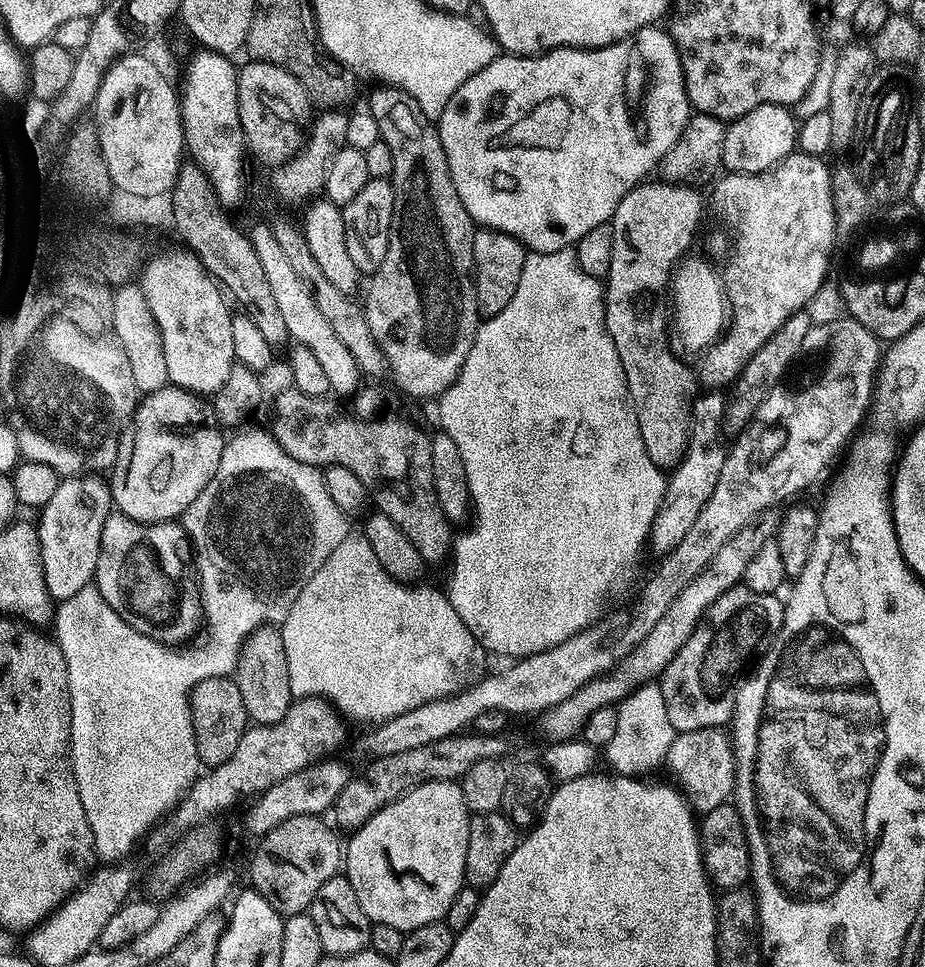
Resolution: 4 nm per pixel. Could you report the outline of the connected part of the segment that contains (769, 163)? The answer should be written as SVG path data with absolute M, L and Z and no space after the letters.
M763 104L742 114L737 120L731 121L724 130L721 165L729 173L754 174L767 172L768 169L788 157L797 147L796 130L798 127L797 117L792 117L788 112L791 111L783 104Z

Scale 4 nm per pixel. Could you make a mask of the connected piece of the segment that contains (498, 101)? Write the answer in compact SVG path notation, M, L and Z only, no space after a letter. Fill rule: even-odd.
M653 26L638 30L634 36L628 36L605 48L551 48L539 56L497 55L490 66L466 78L466 82L454 90L450 102L446 102L446 110L442 110L440 115L438 131L442 150L446 150L446 162L450 166L454 190L458 190L458 198L462 198L462 206L466 206L473 222L484 230L510 234L528 252L557 252L575 246L582 234L594 230L594 226L611 221L614 210L618 210L618 202L622 202L630 190L647 181L651 172L657 171L660 160L679 140L689 117L690 105L688 95L684 93L680 55L671 35L665 29L663 32L660 26Z

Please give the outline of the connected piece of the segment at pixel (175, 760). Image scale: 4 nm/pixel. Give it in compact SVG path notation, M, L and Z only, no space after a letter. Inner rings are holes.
M264 430L264 432L240 432L236 437L229 439L225 443L222 450L222 458L218 462L218 470L214 470L214 478L210 478L210 482L206 482L206 490L202 490L202 494L198 494L198 498L194 498L194 502L190 502L188 509L184 511L182 523L184 531L190 541L191 547L194 549L194 568L198 573L198 587L200 589L200 602L202 605L202 620L206 625L206 632L208 628L208 641L205 644L200 644L197 648L188 648L192 646L176 647L167 644L160 644L154 638L146 638L146 634L138 634L138 630L134 630L129 626L123 618L118 615L110 614L108 603L102 598L102 594L95 586L87 586L78 590L73 597L66 598L59 601L58 607L54 612L54 639L59 644L62 654L66 658L66 670L68 671L68 689L70 690L70 702L72 703L72 746L70 749L70 759L72 762L72 773L76 779L78 786L78 794L82 798L82 810L86 810L86 818L90 822L90 830L94 834L94 847L96 848L97 857L104 862L120 862L124 855L135 846L136 843L143 841L148 833L153 828L157 827L171 813L172 809L183 800L184 795L187 794L189 788L196 781L197 776L201 775L202 765L200 763L200 755L198 754L198 746L196 745L196 735L194 734L194 726L192 725L192 711L190 710L190 695L192 688L199 680L205 680L211 676L227 676L231 677L236 671L236 663L239 660L240 648L246 639L256 628L262 625L279 625L286 618L286 614L290 610L290 606L294 606L294 598L298 598L298 594L302 594L302 586L306 586L306 582L310 578L314 578L314 570L318 570L318 566L322 566L322 562L326 562L326 558L330 558L330 554L334 554L334 550L350 535L350 528L348 528L348 520L345 509L339 508L334 502L334 498L330 498L330 494L324 489L324 474L321 469L317 468L315 464L307 464L306 462L298 462L298 458L290 458L290 454L286 454L286 450L282 450L282 446L278 446L278 442L272 437L271 431Z

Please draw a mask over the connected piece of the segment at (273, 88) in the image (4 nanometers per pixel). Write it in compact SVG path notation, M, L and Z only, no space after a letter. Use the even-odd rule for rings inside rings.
M253 60L247 63L236 77L245 147L260 162L268 162L270 166L284 164L303 148L312 121L311 100L302 84L283 65Z

